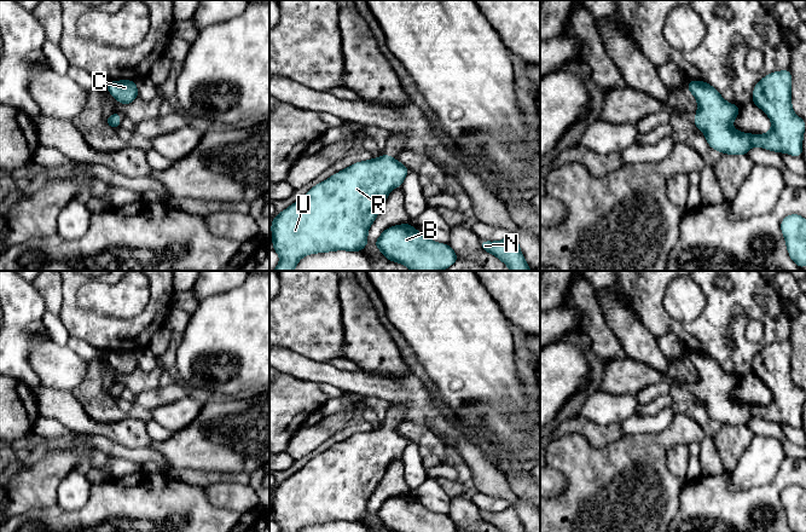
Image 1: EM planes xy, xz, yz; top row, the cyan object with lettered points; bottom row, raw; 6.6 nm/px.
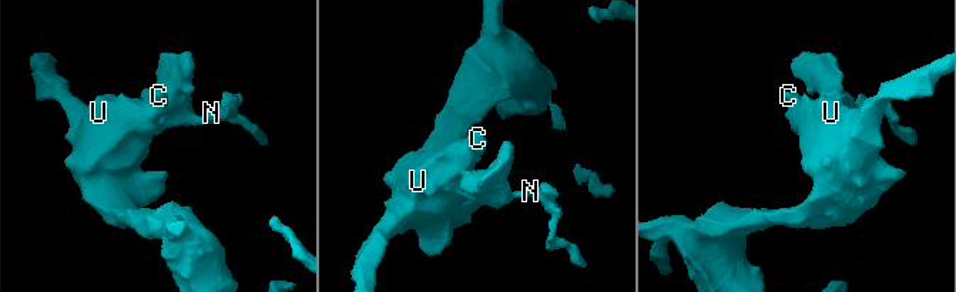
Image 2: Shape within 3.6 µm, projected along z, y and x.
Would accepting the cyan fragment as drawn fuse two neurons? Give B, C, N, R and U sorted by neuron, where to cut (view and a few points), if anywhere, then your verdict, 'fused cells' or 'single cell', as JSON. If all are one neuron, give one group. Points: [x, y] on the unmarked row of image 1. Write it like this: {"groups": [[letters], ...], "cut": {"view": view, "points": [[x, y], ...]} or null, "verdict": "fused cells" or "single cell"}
{"groups": [["B", "C", "N", "R", "U"]], "cut": null, "verdict": "single cell"}

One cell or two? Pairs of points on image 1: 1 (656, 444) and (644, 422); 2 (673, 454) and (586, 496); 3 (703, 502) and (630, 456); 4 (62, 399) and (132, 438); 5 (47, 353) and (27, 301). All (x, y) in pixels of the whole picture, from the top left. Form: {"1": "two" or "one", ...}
{"1": "two", "2": "two", "3": "two", "4": "one", "5": "two"}

